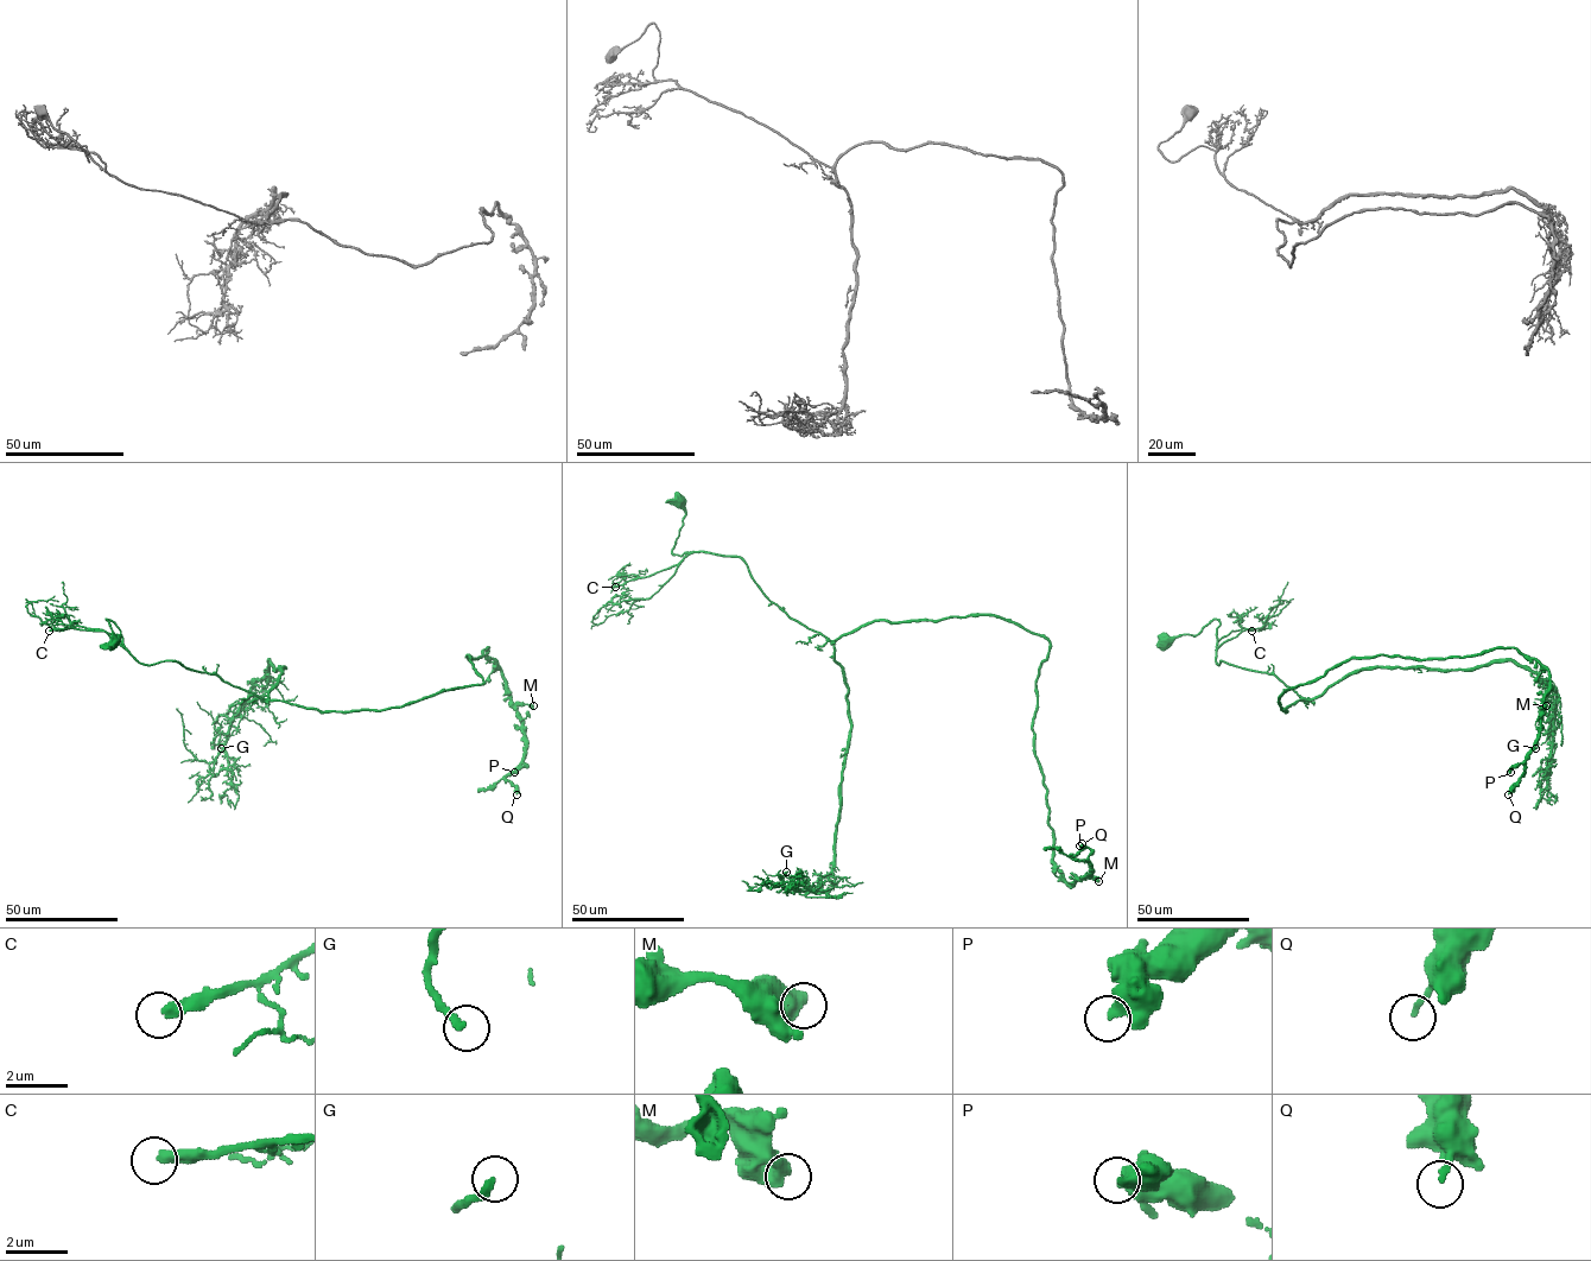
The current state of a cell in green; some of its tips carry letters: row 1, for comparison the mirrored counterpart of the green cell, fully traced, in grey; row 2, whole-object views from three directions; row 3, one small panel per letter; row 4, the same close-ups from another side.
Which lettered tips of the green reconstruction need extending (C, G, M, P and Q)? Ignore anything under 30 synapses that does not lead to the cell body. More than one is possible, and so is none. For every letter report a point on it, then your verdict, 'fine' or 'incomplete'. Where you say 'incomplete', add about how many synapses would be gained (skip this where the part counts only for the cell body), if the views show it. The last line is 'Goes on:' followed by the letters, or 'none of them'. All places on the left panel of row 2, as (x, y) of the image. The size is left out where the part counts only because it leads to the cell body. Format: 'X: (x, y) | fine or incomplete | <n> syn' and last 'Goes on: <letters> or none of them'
C: (49, 631) | incomplete | 160 syn
G: (221, 748) | fine
M: (533, 705) | fine
P: (514, 772) | fine
Q: (517, 794) | fine
Goes on: C

